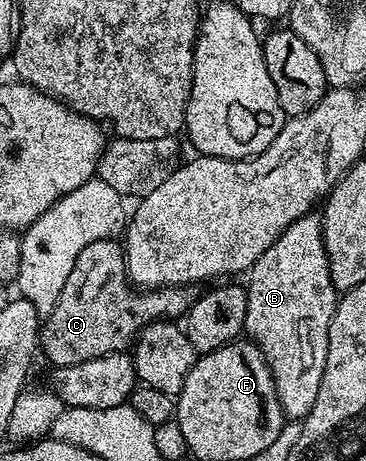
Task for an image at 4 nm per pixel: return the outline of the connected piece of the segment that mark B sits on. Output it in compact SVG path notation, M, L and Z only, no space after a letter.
M309 213L294 221L254 261L247 272L246 325L247 338L259 347L272 370L278 401L285 416L302 421L318 401L318 385L326 369L326 349L330 321L336 312L338 292L332 284L321 216Z

